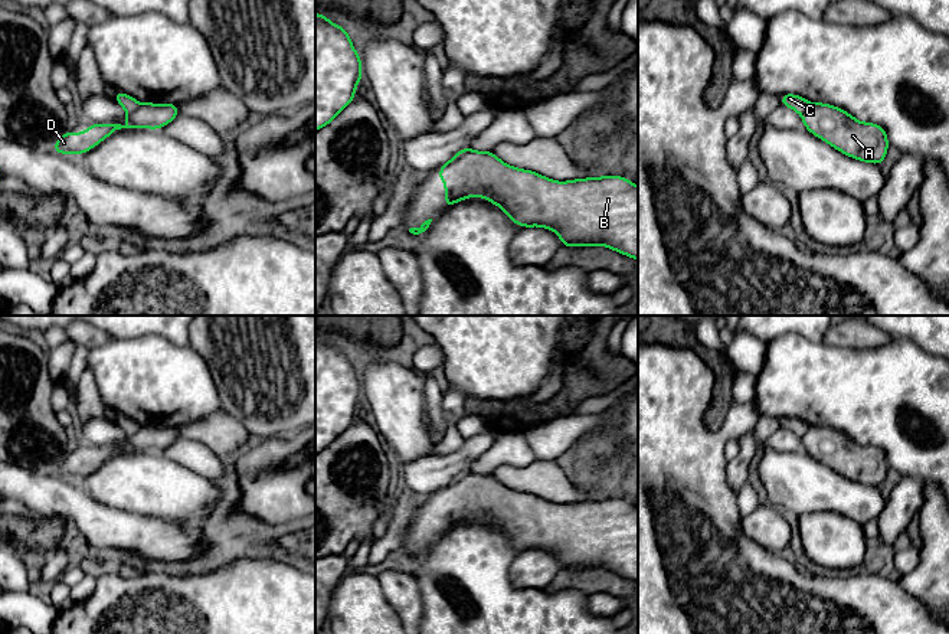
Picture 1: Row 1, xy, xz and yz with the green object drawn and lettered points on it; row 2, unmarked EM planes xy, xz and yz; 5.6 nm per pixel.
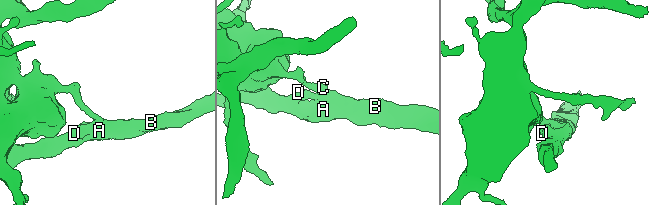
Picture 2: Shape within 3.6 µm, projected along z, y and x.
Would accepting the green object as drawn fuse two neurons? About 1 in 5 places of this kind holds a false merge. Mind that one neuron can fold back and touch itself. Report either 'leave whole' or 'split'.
split

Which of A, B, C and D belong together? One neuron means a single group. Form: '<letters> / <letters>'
A B D / C

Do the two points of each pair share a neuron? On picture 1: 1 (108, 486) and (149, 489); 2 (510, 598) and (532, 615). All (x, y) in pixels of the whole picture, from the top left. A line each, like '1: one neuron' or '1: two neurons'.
1: one neuron
2: one neuron

